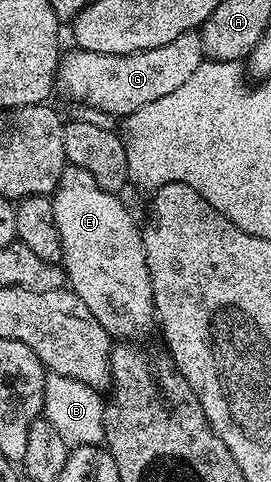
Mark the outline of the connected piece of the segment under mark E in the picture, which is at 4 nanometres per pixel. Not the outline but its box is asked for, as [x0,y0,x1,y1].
[51,166,157,342]

